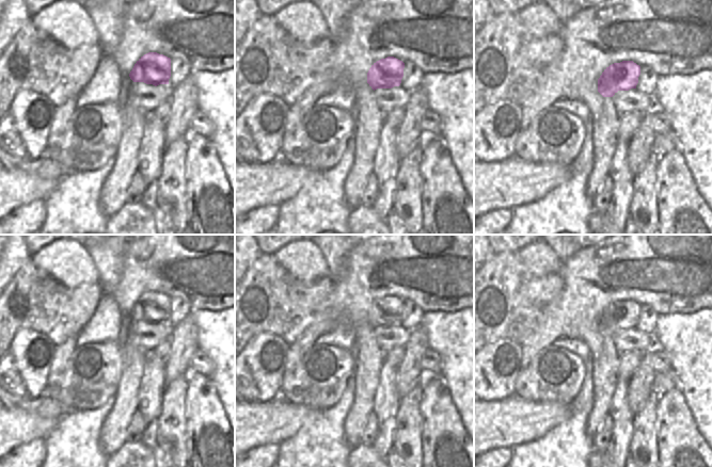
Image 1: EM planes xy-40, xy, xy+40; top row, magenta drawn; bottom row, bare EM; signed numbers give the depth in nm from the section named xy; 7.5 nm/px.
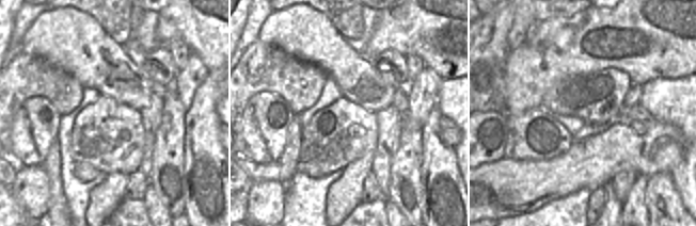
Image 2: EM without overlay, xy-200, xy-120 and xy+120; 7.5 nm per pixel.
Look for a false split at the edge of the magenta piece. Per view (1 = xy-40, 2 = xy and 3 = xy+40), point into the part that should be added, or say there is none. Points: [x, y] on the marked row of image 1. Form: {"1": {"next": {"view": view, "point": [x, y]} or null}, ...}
{"1": {"next": null}, "2": {"next": null}, "3": {"next": null}}

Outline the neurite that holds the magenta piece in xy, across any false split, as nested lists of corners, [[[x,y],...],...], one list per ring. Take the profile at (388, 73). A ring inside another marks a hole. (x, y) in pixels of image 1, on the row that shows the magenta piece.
[[[387,57],[374,63],[367,73],[367,83],[377,88],[399,86],[404,77],[405,63],[394,57]]]

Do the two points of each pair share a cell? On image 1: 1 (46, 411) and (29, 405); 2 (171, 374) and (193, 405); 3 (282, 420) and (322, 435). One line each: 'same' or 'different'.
1: same
2: different
3: different

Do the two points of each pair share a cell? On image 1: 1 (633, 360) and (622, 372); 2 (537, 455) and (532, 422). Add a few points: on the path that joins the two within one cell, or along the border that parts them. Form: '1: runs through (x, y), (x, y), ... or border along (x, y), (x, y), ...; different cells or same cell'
1: runs through (630, 364), (626, 369); same cell
2: border along (555, 425), (540, 437), (518, 444), (512, 449); different cells

